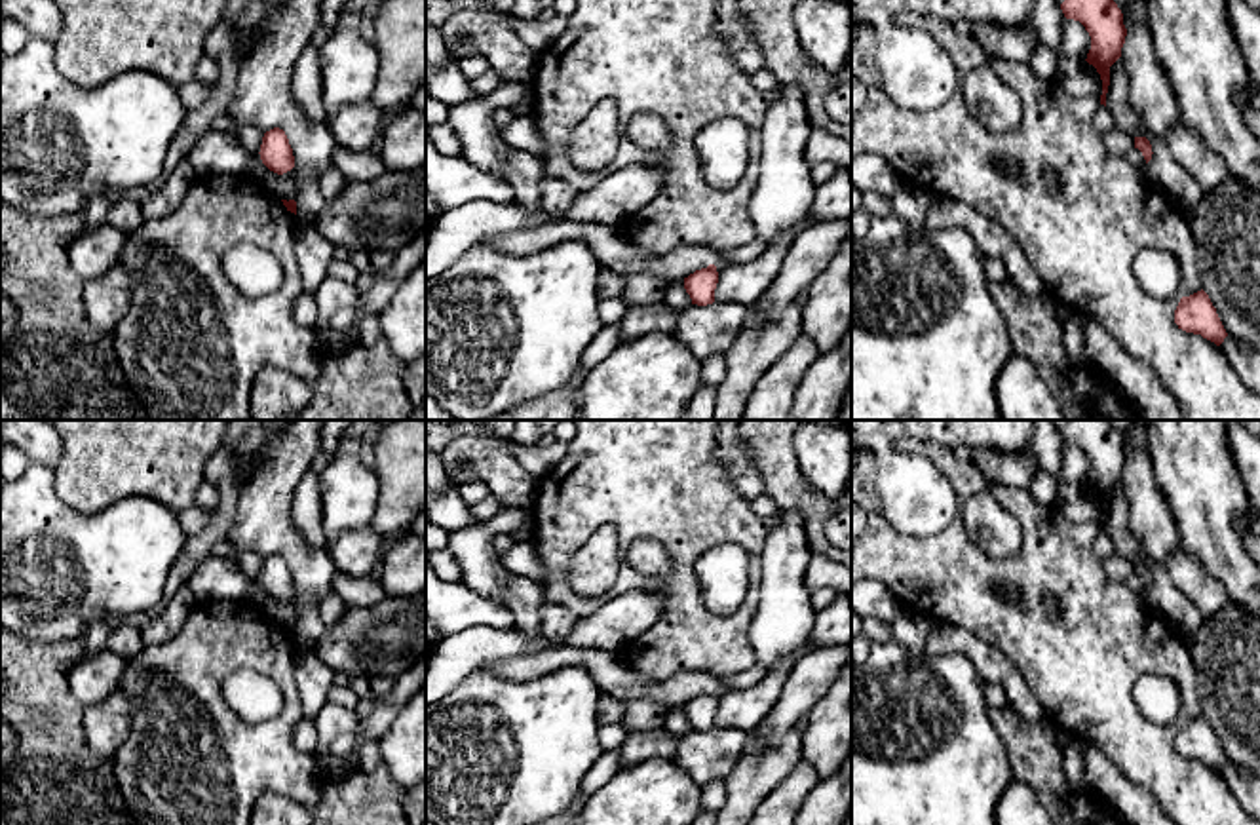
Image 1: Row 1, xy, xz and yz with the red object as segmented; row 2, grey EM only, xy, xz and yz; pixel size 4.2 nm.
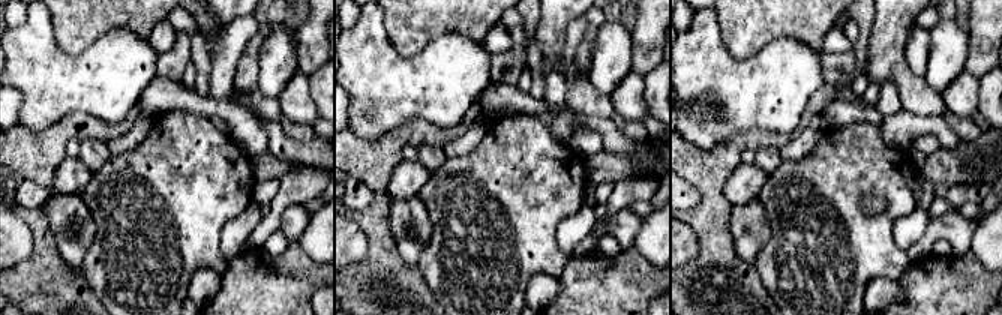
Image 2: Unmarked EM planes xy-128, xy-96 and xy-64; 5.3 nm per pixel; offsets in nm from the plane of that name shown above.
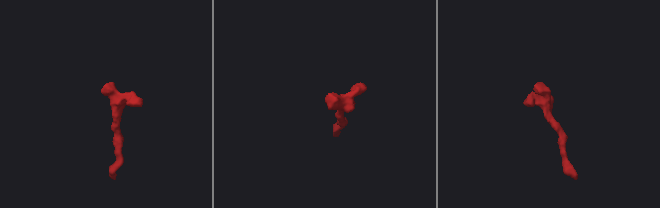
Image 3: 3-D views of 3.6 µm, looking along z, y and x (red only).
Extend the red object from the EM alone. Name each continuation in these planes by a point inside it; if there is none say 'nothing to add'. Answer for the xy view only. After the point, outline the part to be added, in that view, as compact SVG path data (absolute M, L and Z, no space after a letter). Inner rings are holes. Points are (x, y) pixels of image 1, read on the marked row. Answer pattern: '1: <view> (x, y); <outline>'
nothing to add

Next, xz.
nothing to add

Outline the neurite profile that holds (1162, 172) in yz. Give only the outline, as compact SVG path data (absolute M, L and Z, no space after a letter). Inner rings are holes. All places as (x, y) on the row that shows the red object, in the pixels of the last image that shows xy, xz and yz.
M1119 57L1110 67L1110 86L1106 93L1106 106L1114 116L1117 129L1129 133L1131 137L1146 137L1152 144L1152 160L1144 165L1144 177L1152 188L1159 188L1169 201L1173 201L1178 211L1188 211L1195 207L1205 190L1195 182L1195 179L1174 162L1171 150L1163 137L1152 133L1142 118L1133 110L1129 103L1131 78Z

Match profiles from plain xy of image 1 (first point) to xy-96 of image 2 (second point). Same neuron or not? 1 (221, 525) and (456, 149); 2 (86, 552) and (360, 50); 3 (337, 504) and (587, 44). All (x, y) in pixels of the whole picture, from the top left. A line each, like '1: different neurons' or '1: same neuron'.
1: different neurons
2: same neuron
3: different neurons

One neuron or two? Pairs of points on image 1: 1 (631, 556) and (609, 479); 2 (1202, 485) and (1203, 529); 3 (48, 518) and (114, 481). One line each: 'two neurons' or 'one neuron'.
1: two neurons
2: one neuron
3: two neurons

